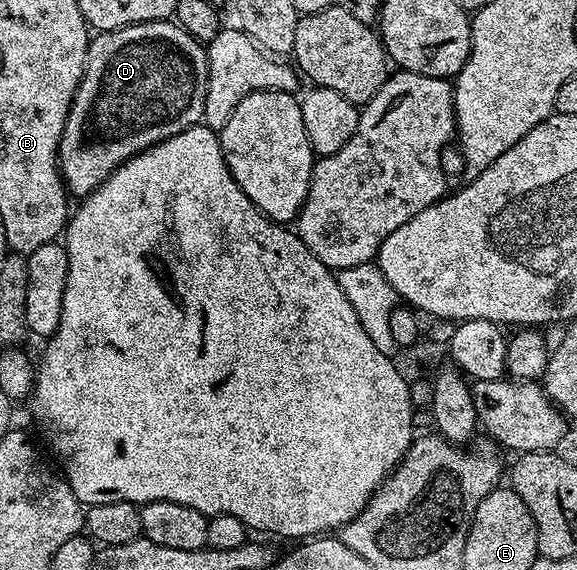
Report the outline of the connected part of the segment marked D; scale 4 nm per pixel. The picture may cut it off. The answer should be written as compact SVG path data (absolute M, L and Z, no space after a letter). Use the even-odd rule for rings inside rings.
M175 20L147 21L137 25L127 25L121 29L100 31L88 42L88 58L84 64L84 74L80 80L78 91L74 95L69 115L66 119L65 129L62 131L59 150L59 171L67 186L67 191L73 198L83 199L94 192L123 161L129 161L134 155L146 151L160 141L170 139L192 125L201 124L204 120L206 107L206 87L208 86L208 50L201 42L194 40Z

